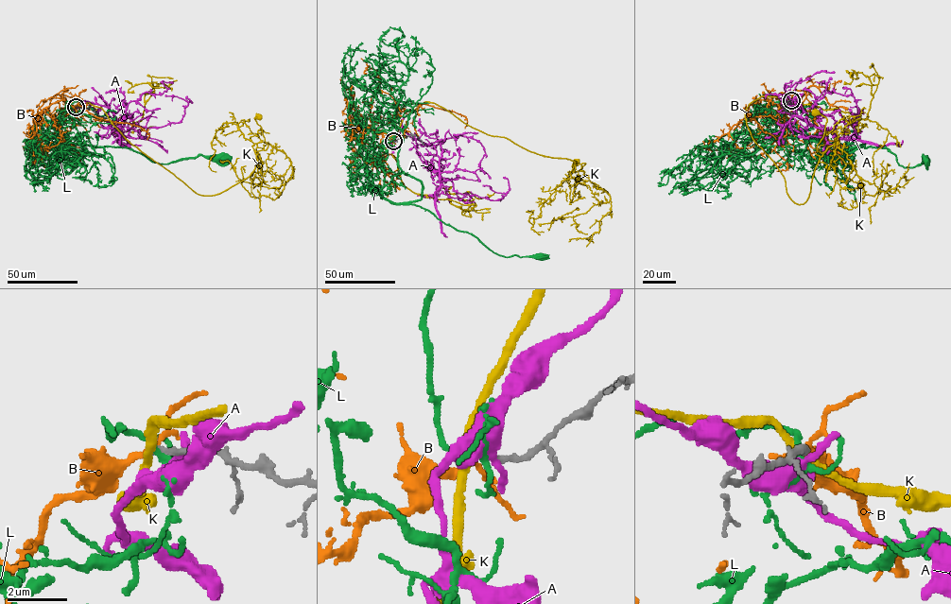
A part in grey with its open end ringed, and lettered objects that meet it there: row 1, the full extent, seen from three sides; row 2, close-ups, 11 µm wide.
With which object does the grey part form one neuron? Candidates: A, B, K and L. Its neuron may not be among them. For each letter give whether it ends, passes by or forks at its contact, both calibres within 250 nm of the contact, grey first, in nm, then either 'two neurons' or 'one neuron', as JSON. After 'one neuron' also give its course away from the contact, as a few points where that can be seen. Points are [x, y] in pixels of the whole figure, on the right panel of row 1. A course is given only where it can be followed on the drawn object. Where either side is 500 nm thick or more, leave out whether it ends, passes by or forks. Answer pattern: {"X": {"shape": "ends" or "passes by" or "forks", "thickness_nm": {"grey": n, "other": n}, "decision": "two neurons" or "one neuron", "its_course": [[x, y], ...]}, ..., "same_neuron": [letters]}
{"A": {"shape": "passes by", "thickness_nm": {"grey": 280, "other": 360}, "decision": "two neurons"}, "B": {"shape": "passes by", "thickness_nm": {"grey": 200, "other": 190}, "decision": "one neuron", "its_course": [[791, 100], [805, 93], [793, 91], [786, 113], [769, 93], [749, 105], [776, 139]]}, "K": {"shape": "passes by", "thickness_nm": {"grey": 200, "other": 280}, "decision": "two neurons"}, "L": {"shape": "forks", "thickness_nm": {"grey": 240, "other": 160}, "decision": "two neurons"}, "same_neuron": ["B"]}

